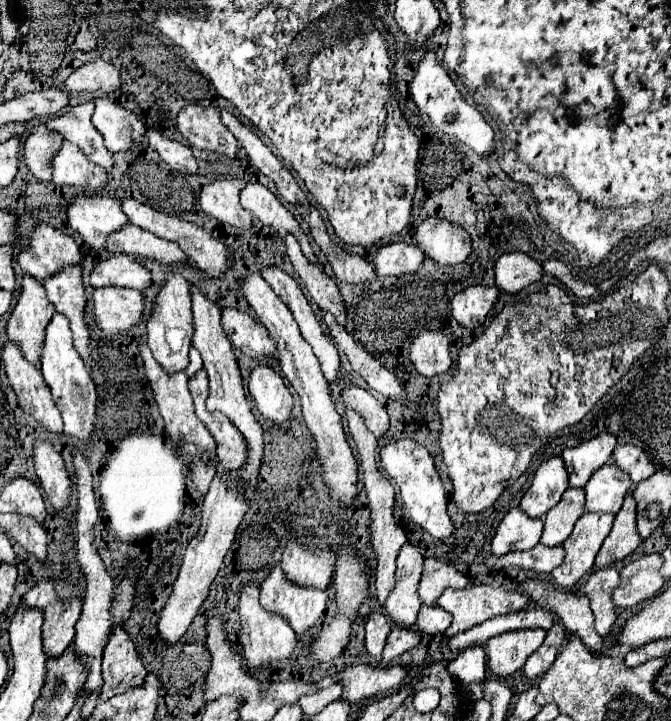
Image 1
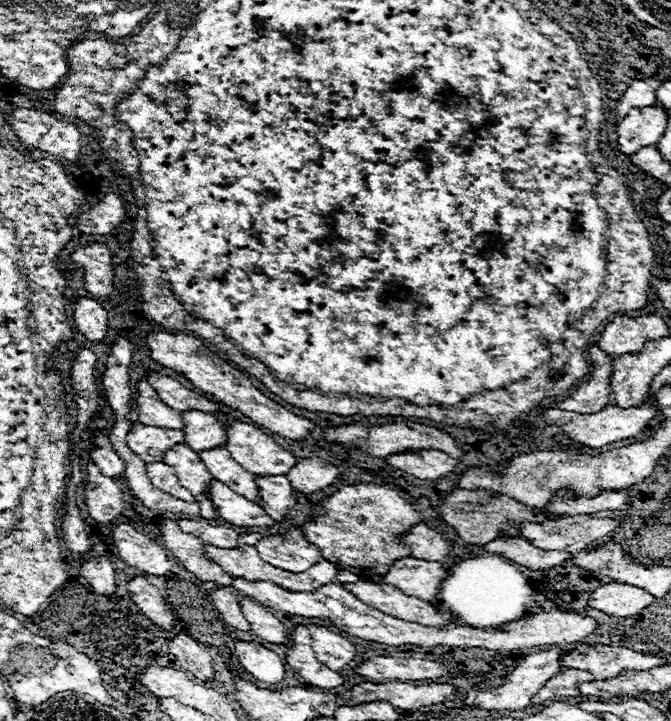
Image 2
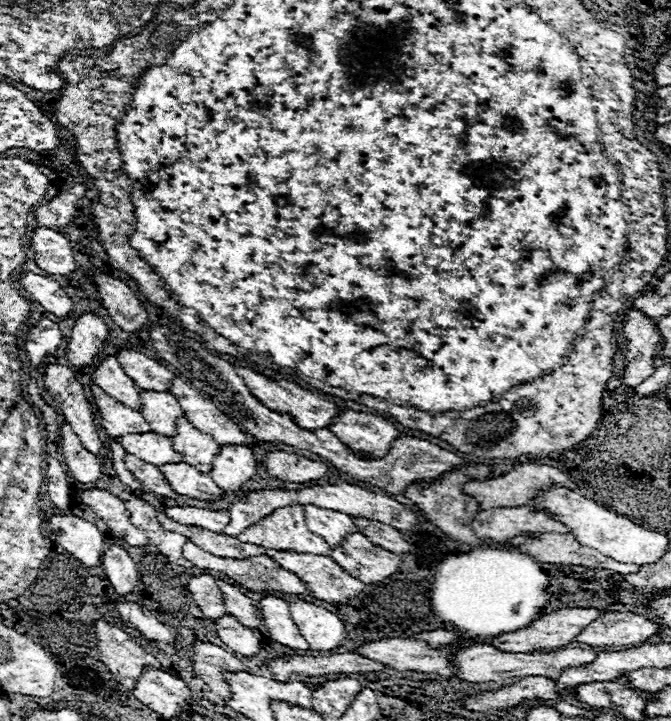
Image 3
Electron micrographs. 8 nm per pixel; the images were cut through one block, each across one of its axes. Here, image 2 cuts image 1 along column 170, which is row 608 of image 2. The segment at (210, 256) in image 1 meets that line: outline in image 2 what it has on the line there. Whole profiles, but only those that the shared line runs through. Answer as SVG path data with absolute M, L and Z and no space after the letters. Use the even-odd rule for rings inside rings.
M228 588L214 590L212 592L212 602L214 602L214 608L220 612L220 616L226 624L230 624L236 630L246 630L246 632L250 630L250 624L242 614L238 596L232 594L232 590L228 590Z

